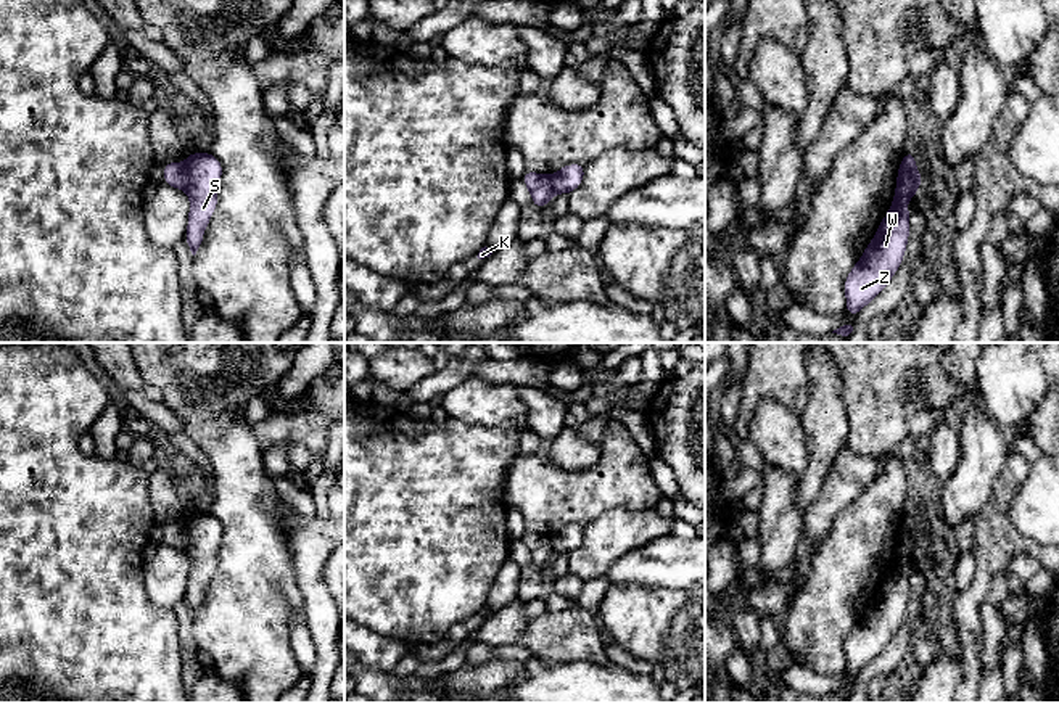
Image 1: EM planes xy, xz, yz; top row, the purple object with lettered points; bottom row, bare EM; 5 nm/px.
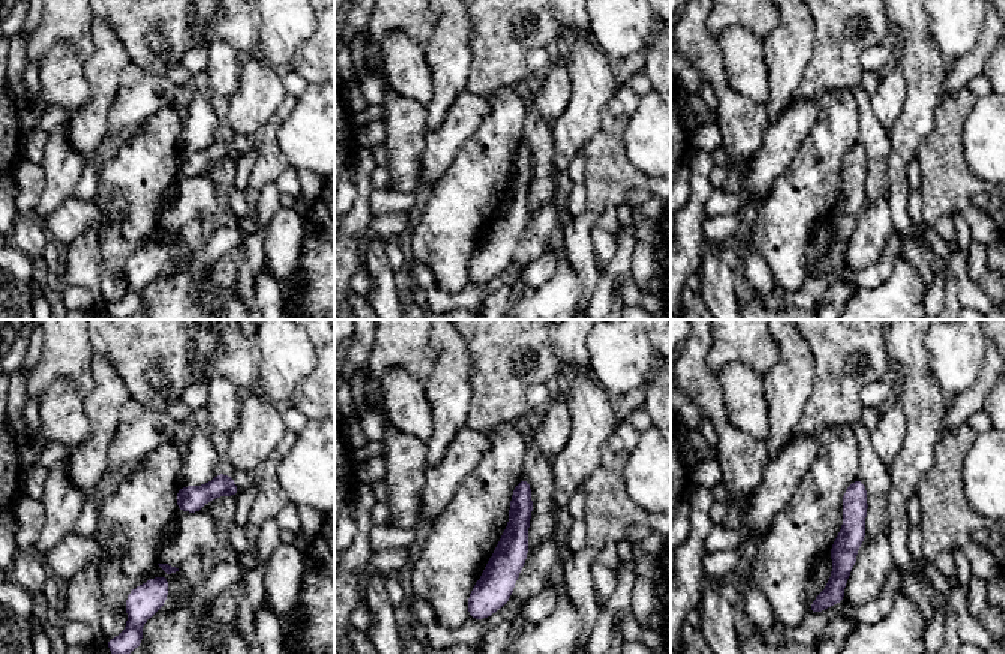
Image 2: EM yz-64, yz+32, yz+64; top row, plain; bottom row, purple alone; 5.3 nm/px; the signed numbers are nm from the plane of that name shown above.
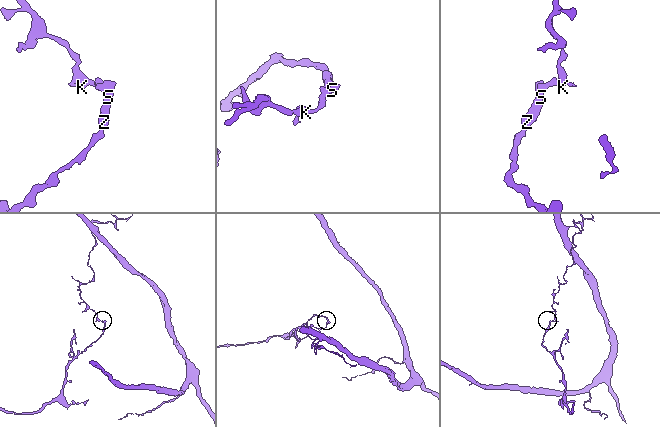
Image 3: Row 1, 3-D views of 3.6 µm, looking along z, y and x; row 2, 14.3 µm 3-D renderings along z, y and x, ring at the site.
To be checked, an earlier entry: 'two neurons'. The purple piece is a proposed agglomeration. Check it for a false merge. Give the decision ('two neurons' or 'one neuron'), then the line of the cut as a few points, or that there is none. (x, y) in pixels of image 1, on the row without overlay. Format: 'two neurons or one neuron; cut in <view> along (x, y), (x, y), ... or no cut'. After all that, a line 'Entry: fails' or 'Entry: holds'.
two neurons; cut in xy along (185, 522), (189, 546), (184, 550)
Entry: holds

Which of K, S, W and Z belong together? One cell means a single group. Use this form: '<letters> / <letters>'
K / S W Z

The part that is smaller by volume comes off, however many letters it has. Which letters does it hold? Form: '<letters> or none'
S, W, Z

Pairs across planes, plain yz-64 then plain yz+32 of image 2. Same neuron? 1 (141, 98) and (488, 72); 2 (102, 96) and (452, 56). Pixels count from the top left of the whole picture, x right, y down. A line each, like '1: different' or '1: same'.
1: different
2: same

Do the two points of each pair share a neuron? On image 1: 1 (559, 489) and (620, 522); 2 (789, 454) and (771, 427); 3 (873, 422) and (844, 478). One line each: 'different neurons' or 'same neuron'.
1: different neurons
2: same neuron
3: different neurons

